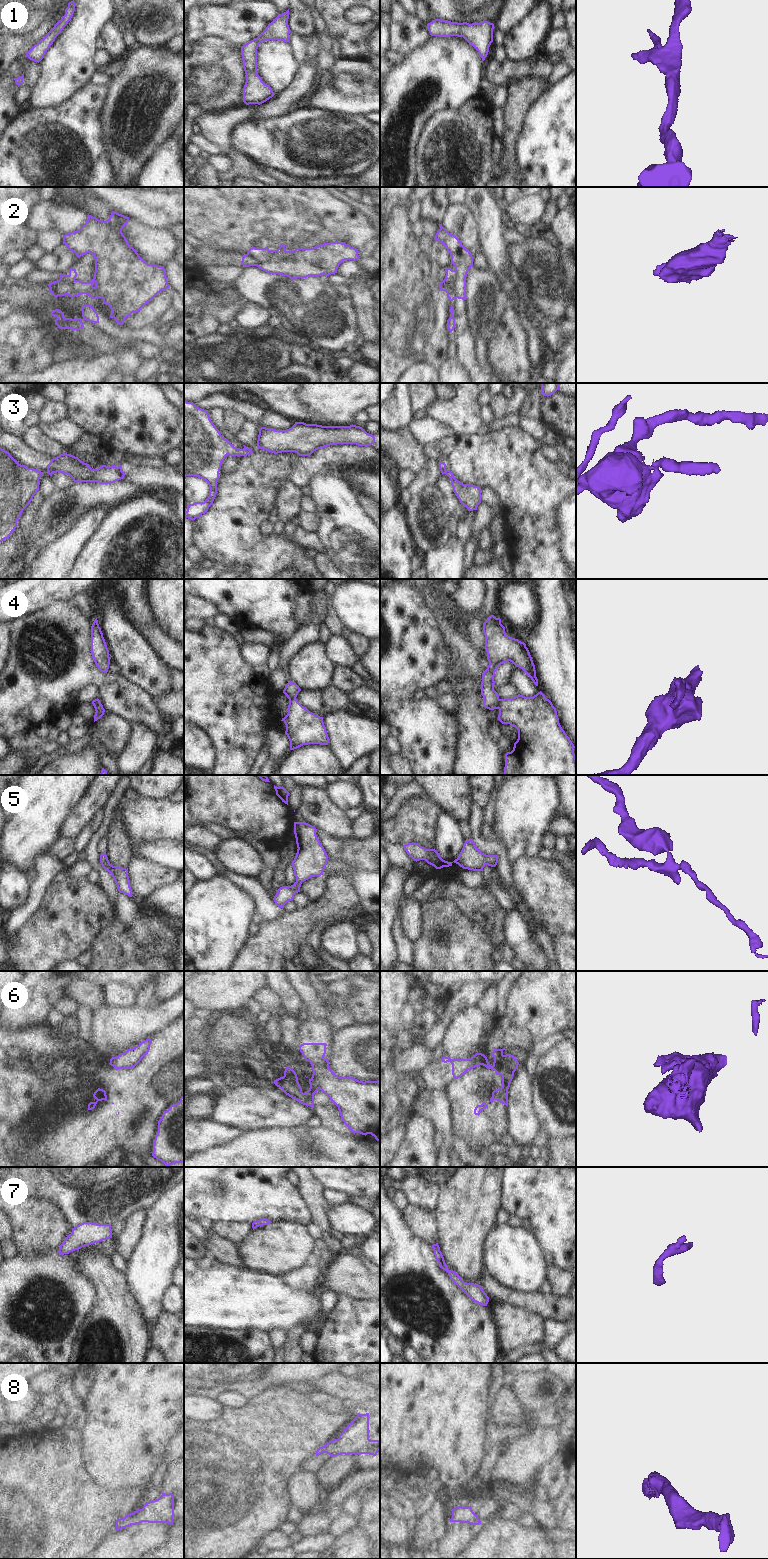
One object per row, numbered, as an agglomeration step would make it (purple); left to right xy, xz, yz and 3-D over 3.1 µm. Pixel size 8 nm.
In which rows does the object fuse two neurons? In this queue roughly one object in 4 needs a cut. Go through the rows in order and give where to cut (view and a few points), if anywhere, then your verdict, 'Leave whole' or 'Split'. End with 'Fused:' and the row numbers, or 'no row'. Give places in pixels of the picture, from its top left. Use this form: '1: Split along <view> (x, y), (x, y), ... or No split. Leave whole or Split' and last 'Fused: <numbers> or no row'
1: No split. Leave whole
2: Split along yz (455, 269), (456, 278), (445, 288), (451, 289), (456, 297). Split
3: Split along xy (47, 471), (53, 472). Split
4: Split along yz (500, 699), (497, 708). Split
5: No split. Leave whole
6: Split along xz (310, 1061), (321, 1064), (313, 1071), (318, 1088). Split
7: No split. Leave whole
8: No split. Leave whole
Fused: 2, 3, 4, 6.

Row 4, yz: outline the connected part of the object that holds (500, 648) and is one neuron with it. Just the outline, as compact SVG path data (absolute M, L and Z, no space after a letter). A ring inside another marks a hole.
M494 615L489 616L483 623L483 633L489 665L483 671L480 689L483 696L483 706L494 710L499 708L500 700L498 693L494 690L494 676L501 664L512 662L516 667L521 668L536 686L538 686L538 679L526 644L508 636L500 618L496 618Z

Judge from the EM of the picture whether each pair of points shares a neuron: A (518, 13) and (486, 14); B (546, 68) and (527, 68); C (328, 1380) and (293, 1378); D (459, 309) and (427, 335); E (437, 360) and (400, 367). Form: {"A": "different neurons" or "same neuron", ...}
{"A": "different neurons", "B": "same neuron", "C": "different neurons", "D": "different neurons", "E": "same neuron"}

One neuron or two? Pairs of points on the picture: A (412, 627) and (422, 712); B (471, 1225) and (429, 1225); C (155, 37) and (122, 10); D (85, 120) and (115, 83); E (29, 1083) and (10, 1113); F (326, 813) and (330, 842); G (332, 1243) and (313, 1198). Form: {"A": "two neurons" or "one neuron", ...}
{"A": "one neuron", "B": "two neurons", "C": "one neuron", "D": "two neurons", "E": "one neuron", "F": "two neurons", "G": "one neuron"}

